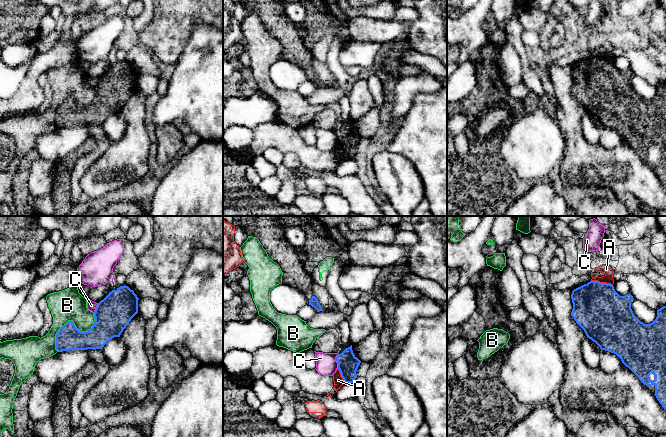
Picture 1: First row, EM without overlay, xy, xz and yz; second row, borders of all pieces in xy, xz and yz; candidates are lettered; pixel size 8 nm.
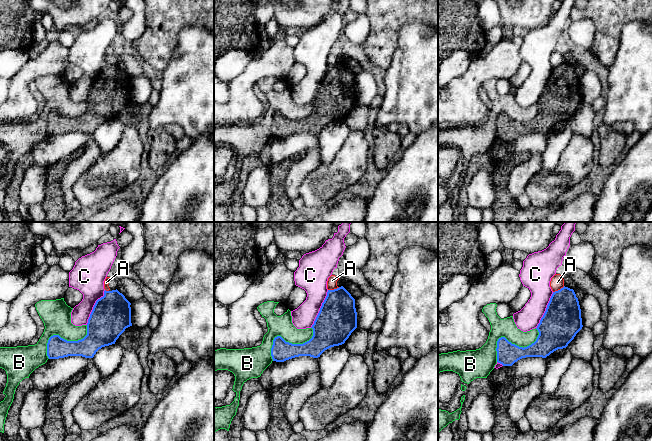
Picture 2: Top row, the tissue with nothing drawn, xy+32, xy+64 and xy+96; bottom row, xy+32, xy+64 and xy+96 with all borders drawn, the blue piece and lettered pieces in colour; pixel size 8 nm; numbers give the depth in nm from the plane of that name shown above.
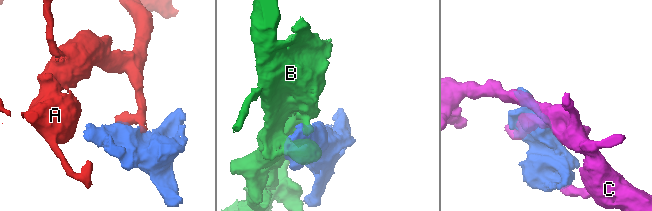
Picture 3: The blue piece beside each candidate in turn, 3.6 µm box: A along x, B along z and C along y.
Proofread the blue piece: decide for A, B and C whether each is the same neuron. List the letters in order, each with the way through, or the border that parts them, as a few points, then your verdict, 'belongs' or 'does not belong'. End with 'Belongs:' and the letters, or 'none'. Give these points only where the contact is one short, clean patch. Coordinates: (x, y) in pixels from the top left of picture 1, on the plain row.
A: border yz (591, 56), (606, 58), (612, 61); does not belong
B: does not belong
C: does not belong
Belongs: none

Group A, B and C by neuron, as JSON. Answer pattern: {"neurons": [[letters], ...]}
{"neurons": [["A"], ["B"], ["C"]]}

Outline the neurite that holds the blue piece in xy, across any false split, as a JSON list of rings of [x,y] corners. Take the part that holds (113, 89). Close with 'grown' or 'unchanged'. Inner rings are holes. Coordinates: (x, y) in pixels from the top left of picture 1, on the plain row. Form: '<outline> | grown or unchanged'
[[[120,62],[112,66],[101,76],[94,88],[95,98],[86,108],[79,107],[72,97],[68,97],[56,110],[56,126],[58,128],[69,126],[101,125],[114,113],[120,113],[131,95],[138,89],[139,74],[128,62]]] | unchanged

